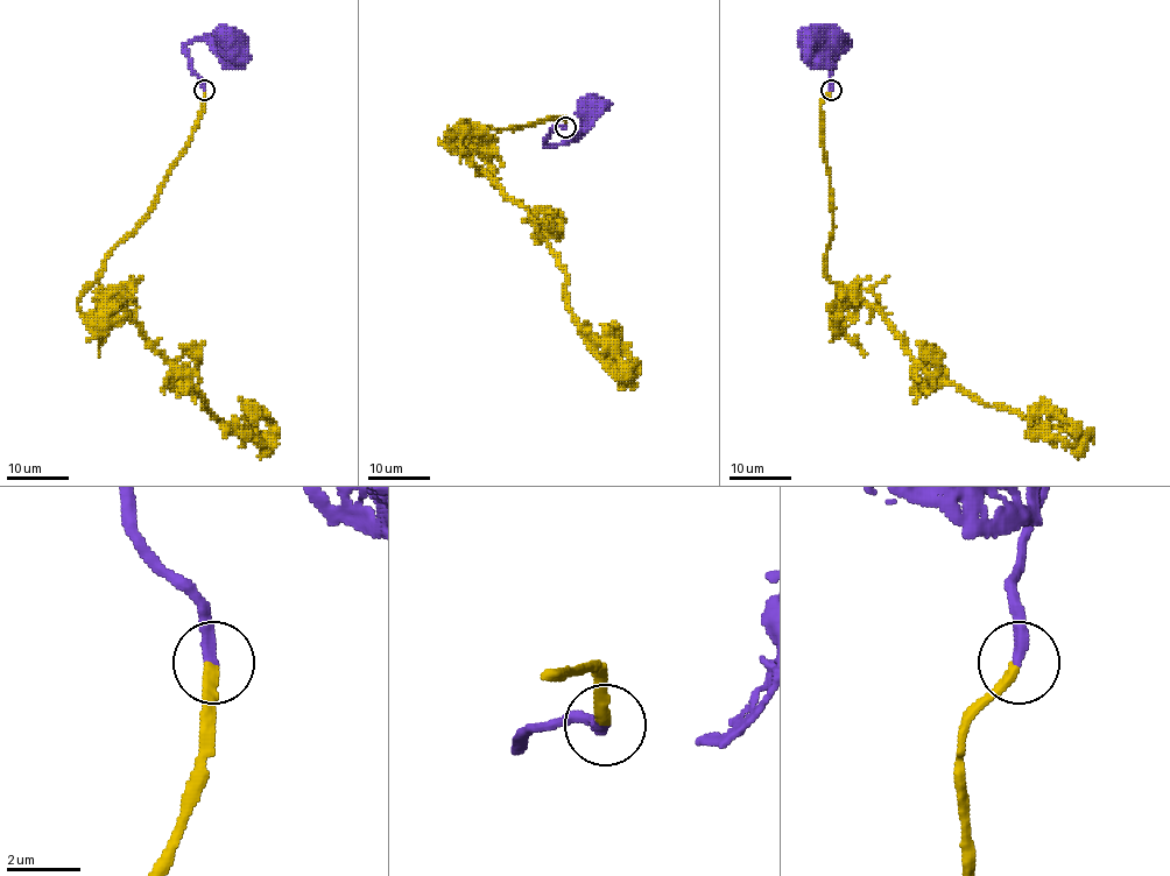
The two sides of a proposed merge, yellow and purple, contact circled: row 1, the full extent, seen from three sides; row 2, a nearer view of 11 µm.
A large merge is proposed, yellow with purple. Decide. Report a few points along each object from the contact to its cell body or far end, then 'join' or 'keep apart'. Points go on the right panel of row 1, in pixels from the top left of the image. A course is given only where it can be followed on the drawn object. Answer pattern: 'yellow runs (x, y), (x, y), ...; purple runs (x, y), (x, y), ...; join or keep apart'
yellow runs (830, 91), (824, 274), (851, 313), (872, 304), (932, 379), (1073, 443), (1069, 421), (1026, 419); purple runs (830, 91), (833, 61), (848, 41), (843, 37), (813, 42); join

